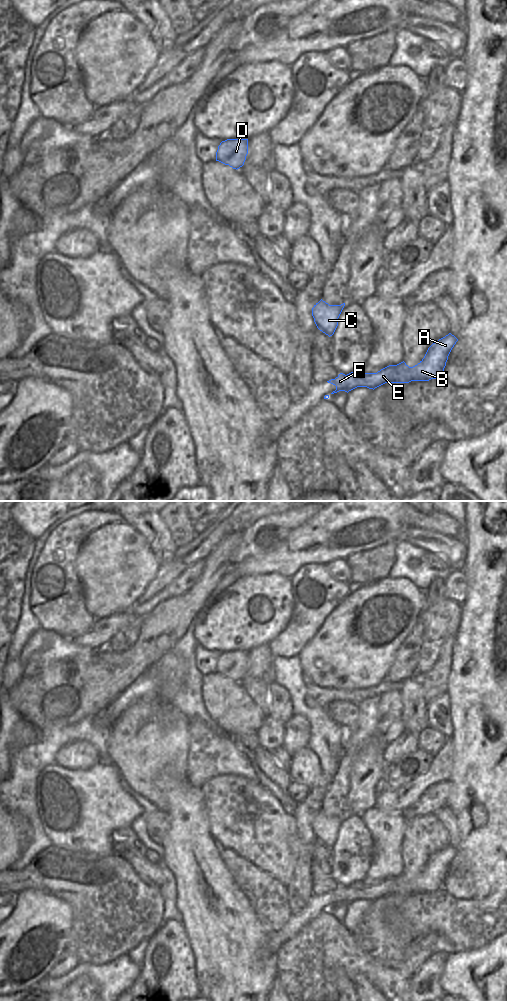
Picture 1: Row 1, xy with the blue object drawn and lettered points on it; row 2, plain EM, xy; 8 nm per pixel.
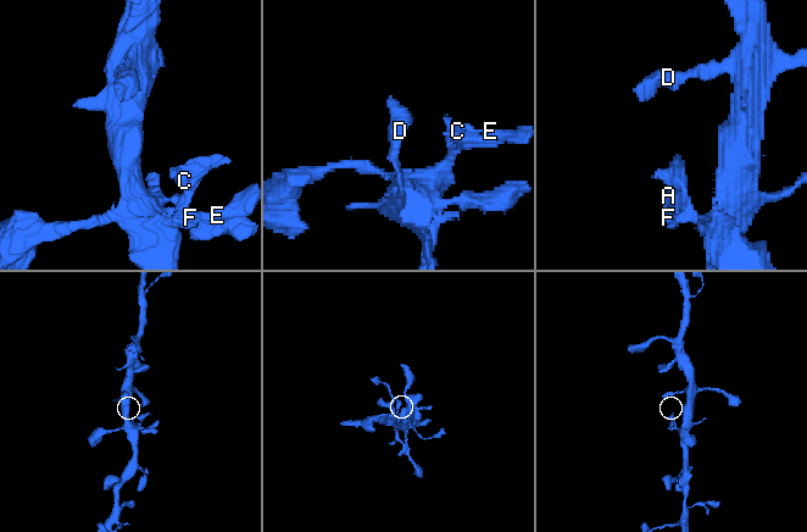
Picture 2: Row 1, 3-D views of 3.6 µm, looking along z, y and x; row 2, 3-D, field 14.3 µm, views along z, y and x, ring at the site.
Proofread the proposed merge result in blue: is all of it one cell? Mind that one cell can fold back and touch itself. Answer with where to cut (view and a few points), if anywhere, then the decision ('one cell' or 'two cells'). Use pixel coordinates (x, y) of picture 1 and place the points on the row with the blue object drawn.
no cut | one cell

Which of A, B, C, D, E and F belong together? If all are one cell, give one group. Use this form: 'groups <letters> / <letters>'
groups A B C D E F

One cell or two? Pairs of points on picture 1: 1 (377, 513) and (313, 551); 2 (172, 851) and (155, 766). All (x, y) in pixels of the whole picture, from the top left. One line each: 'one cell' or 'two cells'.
1: one cell
2: two cells

